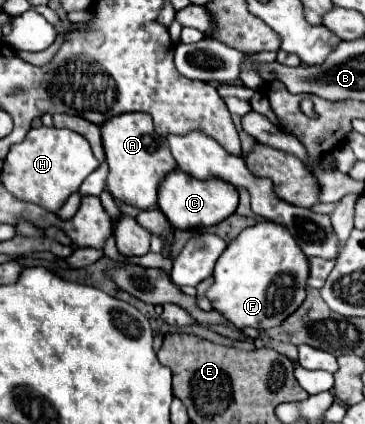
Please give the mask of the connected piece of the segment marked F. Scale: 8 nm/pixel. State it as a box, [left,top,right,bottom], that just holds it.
[206,221,308,329]

